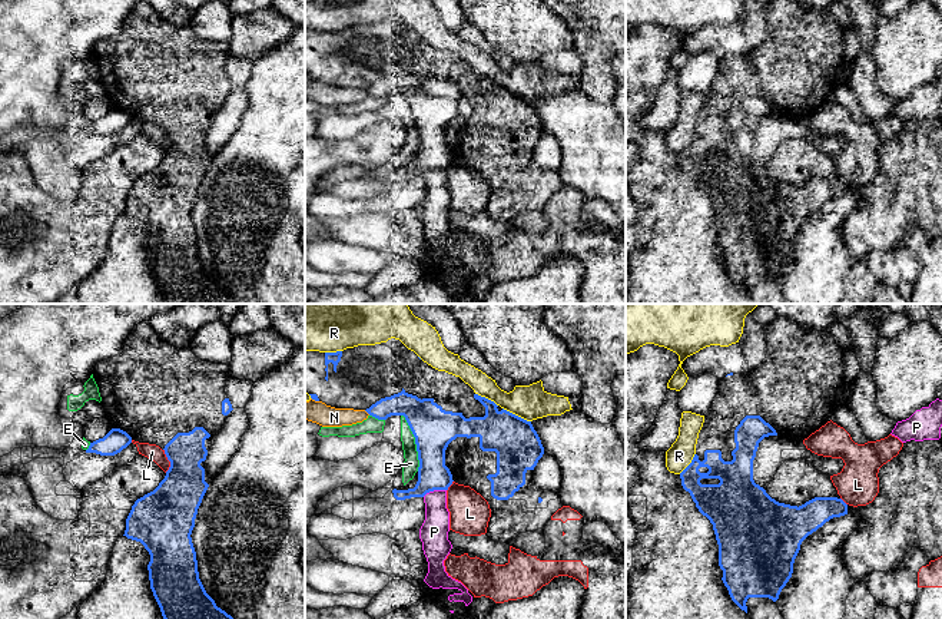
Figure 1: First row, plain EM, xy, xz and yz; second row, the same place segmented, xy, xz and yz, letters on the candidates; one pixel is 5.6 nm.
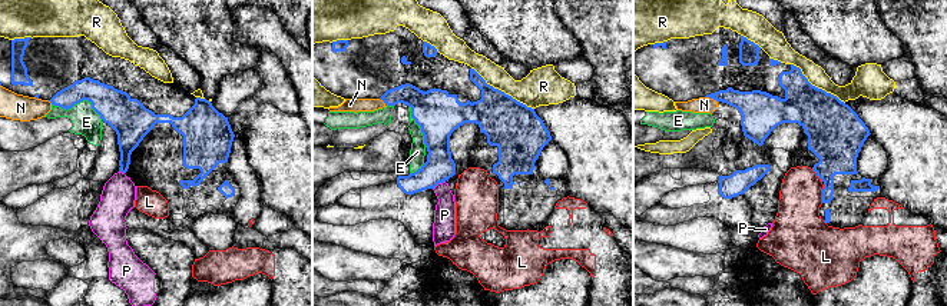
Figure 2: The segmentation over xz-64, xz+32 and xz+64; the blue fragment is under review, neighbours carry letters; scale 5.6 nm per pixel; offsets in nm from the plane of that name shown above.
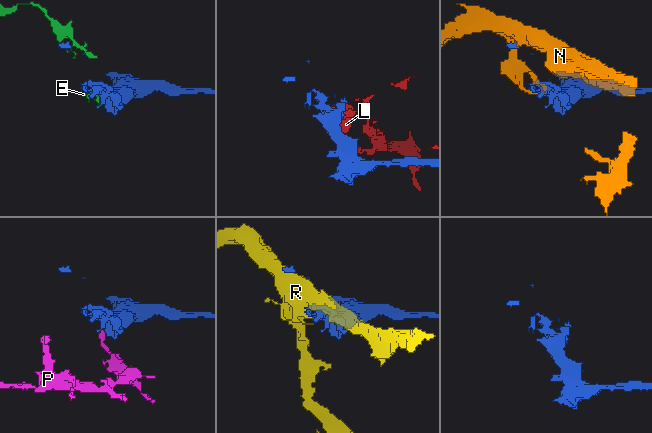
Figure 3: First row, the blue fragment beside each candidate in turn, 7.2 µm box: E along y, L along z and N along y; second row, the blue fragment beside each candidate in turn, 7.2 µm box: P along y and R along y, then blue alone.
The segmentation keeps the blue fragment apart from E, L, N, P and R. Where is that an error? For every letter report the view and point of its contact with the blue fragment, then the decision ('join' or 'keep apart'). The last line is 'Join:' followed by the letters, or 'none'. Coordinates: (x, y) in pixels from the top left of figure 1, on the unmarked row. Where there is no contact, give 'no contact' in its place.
E: meets blue in xz at (415, 122); keep apart
L: meets blue in xy at (168, 138); keep apart
N: meets blue in xz at (367, 90); keep apart
P: meets blue in xz at (434, 168); keep apart
R: meets blue in xz at (517, 95); keep apart
Join: none

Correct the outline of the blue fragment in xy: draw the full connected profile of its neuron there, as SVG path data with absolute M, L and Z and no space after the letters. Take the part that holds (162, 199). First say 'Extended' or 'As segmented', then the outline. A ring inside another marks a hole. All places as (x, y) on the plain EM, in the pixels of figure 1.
Extended. M143 0L129 11L119 33L97 42L92 53L110 105L126 110L135 120L159 125L170 140L159 165L132 185L123 213L140 221L150 234L147 244L150 268L166 304L239 304L206 272L199 258L196 231L190 216L198 188L212 159L212 155L205 149L208 130L215 113L233 89L225 72L229 46L202 40L188 27L176 27L163 21L149 0Z

